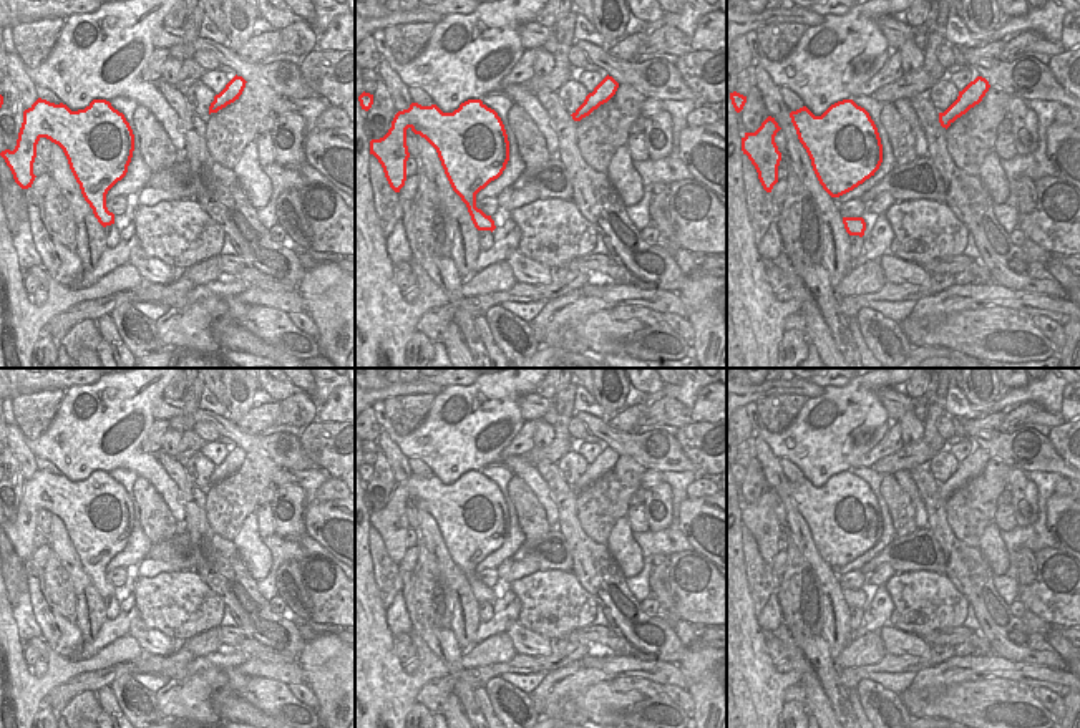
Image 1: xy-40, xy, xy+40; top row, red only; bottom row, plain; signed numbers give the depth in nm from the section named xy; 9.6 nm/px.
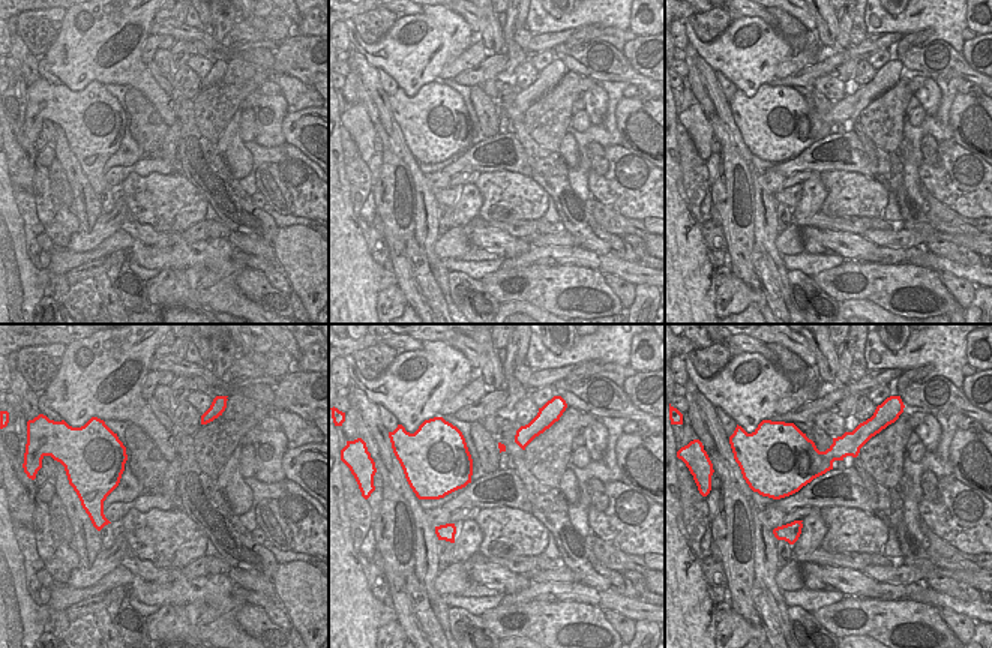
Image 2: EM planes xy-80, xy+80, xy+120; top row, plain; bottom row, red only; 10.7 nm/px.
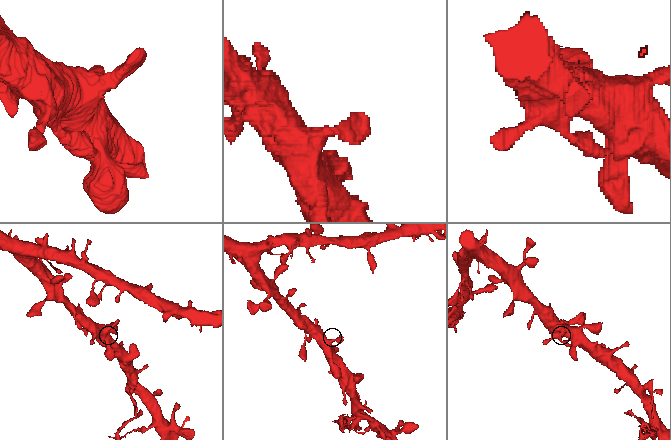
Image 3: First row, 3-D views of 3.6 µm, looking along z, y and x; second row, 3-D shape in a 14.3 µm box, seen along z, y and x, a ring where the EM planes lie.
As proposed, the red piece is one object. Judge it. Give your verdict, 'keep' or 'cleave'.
keep

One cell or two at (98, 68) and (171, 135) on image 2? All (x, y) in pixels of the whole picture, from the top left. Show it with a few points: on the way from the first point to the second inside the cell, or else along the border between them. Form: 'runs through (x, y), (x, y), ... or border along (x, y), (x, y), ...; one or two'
border along (176, 120), (168, 126); two

